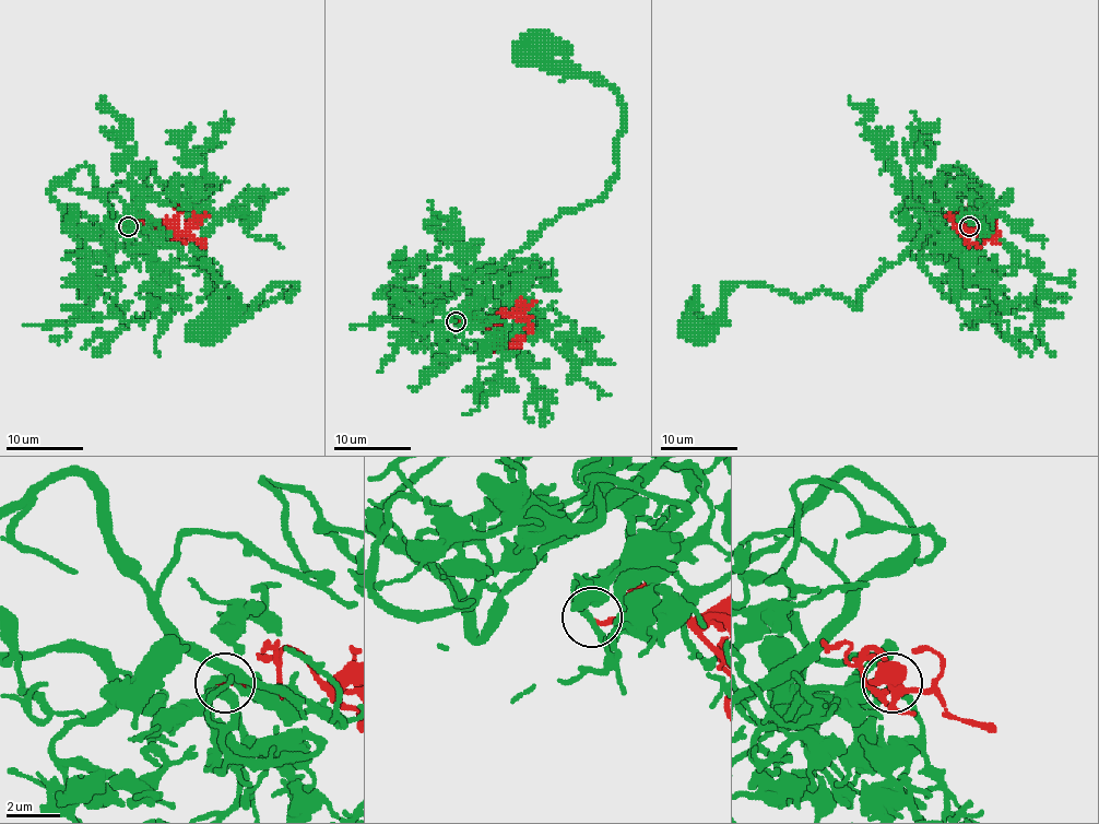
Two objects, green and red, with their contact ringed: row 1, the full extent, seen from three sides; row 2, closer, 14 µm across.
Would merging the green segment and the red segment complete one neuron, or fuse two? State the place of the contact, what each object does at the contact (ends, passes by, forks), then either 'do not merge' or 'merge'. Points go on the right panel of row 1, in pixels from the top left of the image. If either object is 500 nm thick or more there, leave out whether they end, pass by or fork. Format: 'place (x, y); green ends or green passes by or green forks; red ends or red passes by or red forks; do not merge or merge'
place (969, 226); green forks; red ends; merge

